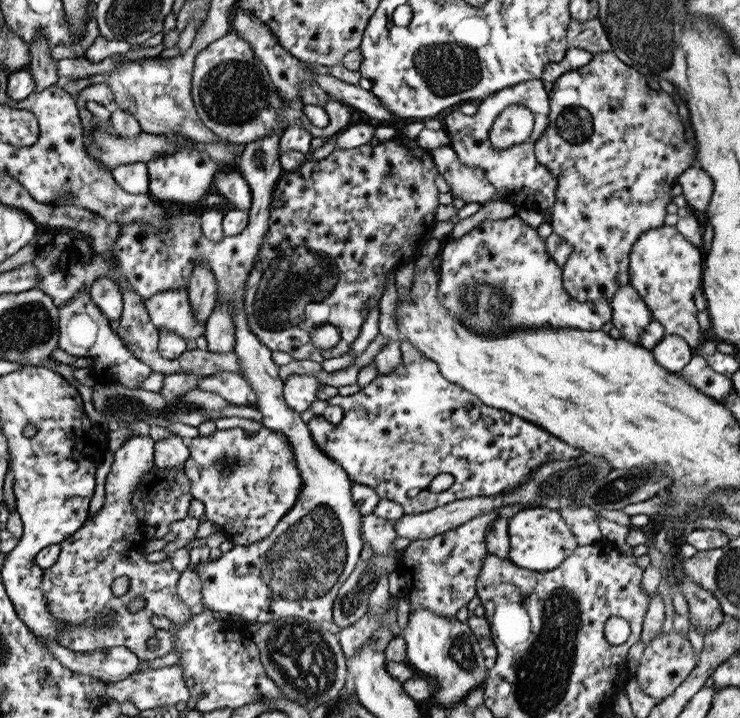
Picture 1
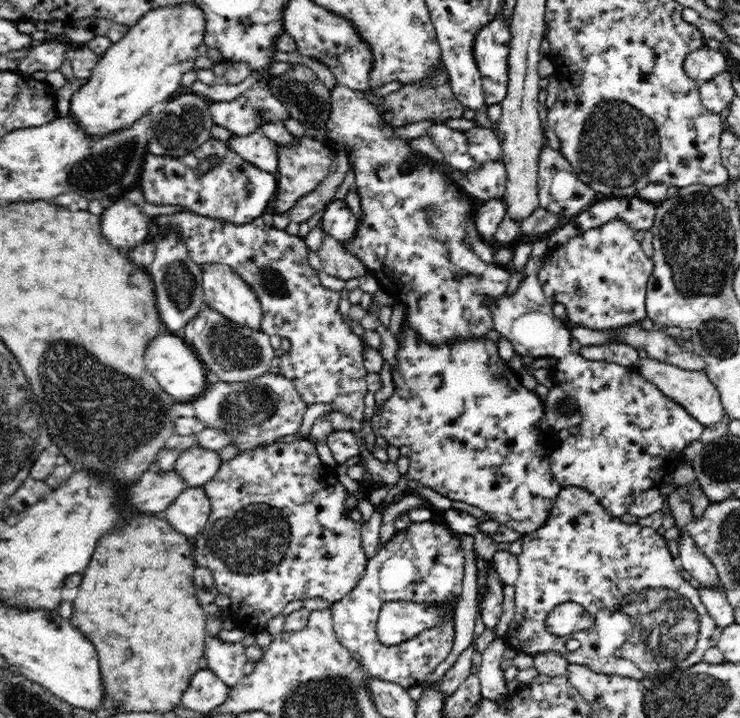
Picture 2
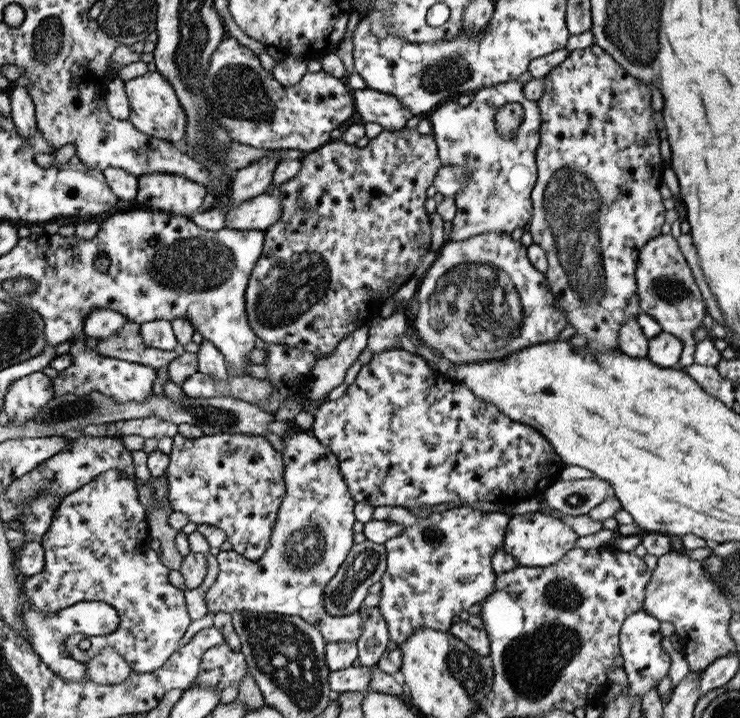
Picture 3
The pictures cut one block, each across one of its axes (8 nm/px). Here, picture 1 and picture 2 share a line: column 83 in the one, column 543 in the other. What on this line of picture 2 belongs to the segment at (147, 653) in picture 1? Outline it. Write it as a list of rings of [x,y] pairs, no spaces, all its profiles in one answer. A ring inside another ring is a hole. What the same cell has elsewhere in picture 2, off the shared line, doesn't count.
[[[574,486],[562,488],[561,492],[558,493],[558,498],[554,500],[553,509],[545,526],[542,526],[534,533],[522,536],[522,538],[522,553],[517,555],[520,572],[515,584],[515,615],[504,637],[513,649],[532,656],[554,651],[561,654],[562,658],[565,658],[569,663],[584,665],[598,674],[614,675],[615,677],[640,681],[662,678],[663,674],[670,674],[671,671],[677,672],[680,669],[686,669],[698,664],[698,662],[702,662],[704,652],[708,648],[716,646],[718,640],[720,640],[722,630],[716,626],[715,620],[709,615],[706,605],[702,603],[698,594],[698,589],[692,587],[688,581],[678,574],[679,564],[668,549],[668,540],[662,534],[658,534],[655,528],[642,526],[638,523],[629,524],[622,521],[620,517],[610,514],[599,504],[598,499],[593,494],[588,493],[587,490]],[[564,602],[574,602],[582,605],[594,617],[594,624],[584,631],[577,631],[575,634],[566,637],[557,637],[546,632],[545,619],[556,605],[564,604]]]

